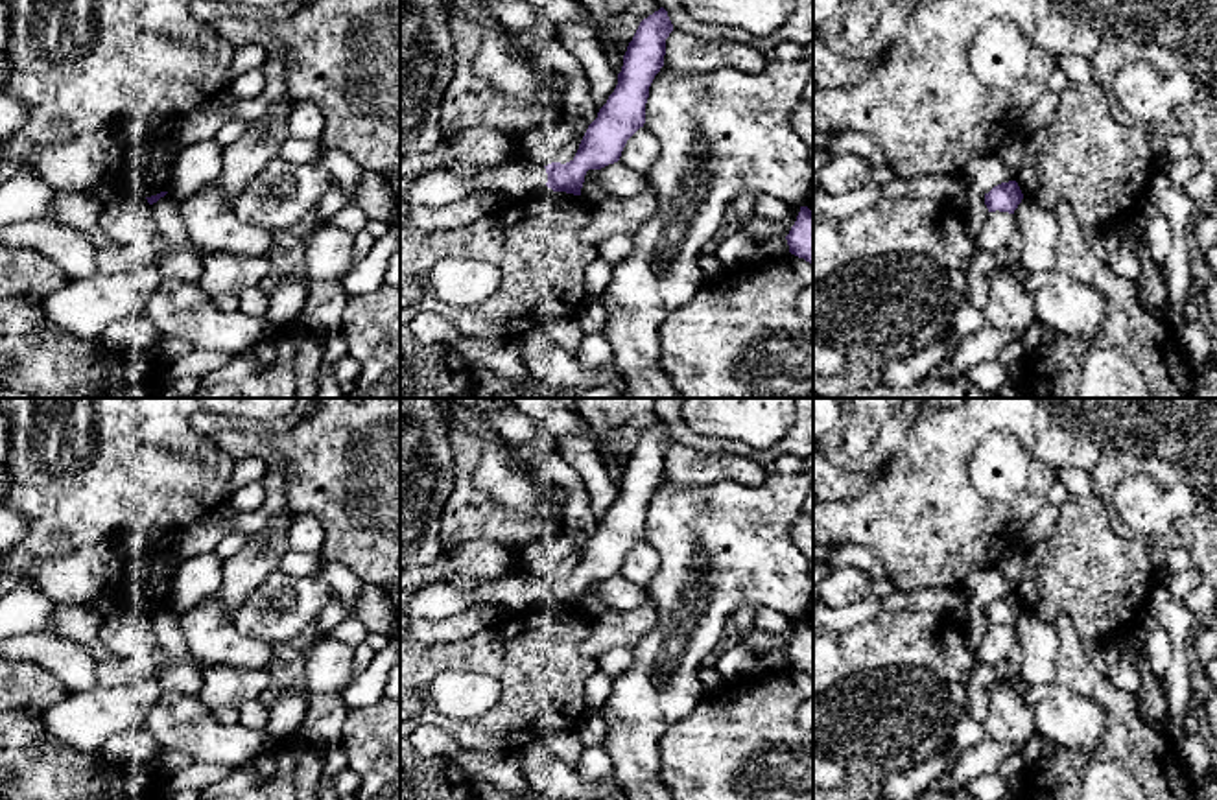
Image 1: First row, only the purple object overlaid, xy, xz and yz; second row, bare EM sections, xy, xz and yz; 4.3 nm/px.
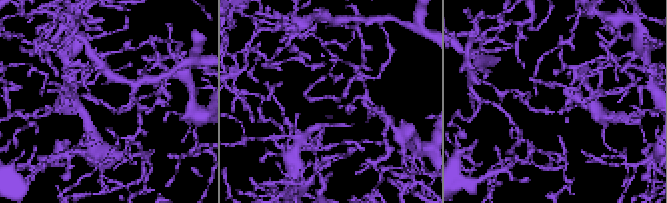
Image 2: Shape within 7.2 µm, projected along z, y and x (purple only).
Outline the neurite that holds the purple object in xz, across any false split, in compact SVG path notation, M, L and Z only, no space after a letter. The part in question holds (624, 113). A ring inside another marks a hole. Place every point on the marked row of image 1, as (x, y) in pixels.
M664 7L640 22L623 55L618 85L570 162L538 166L527 159L514 159L472 177L431 170L413 181L402 201L406 206L444 206L478 190L500 192L507 201L555 192L581 195L586 171L618 162L627 140L644 127L649 87L664 66L666 39L671 31L673 24Z

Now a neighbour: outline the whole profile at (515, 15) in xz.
M476 0L500 26L511 33L529 33L535 39L538 65L561 72L566 81L562 103L564 122L573 129L573 140L581 144L588 125L597 118L599 109L590 96L588 79L583 65L573 57L559 37L537 33L538 13L524 0Z

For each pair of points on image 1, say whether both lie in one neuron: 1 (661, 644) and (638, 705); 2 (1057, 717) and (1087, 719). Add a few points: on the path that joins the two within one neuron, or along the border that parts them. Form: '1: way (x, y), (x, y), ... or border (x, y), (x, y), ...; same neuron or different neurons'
1: way (661, 658), (661, 682), (653, 690); same neuron
2: way (1064, 717), (1079, 719); same neuron

